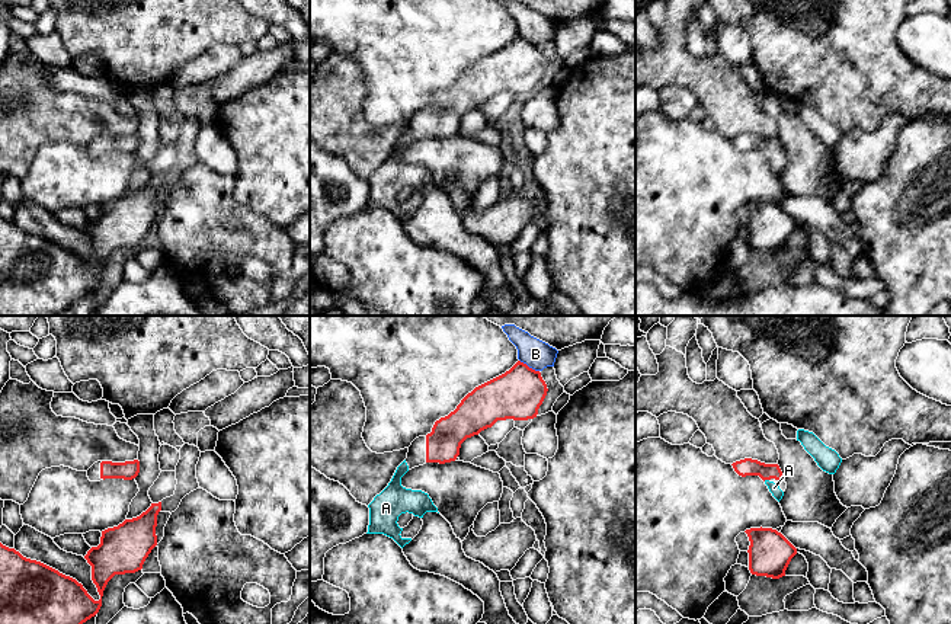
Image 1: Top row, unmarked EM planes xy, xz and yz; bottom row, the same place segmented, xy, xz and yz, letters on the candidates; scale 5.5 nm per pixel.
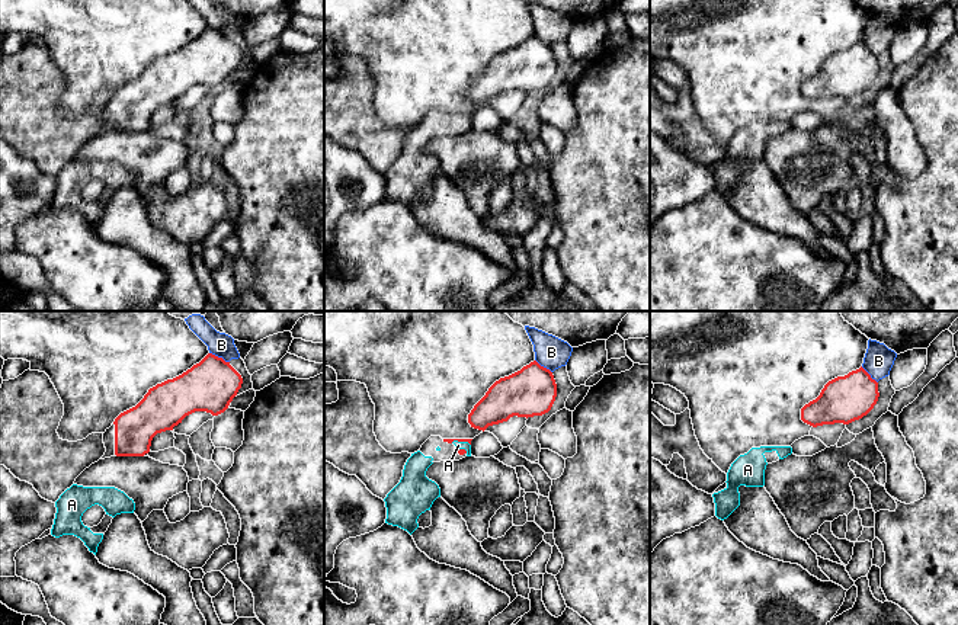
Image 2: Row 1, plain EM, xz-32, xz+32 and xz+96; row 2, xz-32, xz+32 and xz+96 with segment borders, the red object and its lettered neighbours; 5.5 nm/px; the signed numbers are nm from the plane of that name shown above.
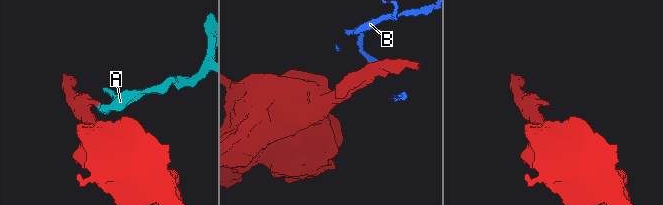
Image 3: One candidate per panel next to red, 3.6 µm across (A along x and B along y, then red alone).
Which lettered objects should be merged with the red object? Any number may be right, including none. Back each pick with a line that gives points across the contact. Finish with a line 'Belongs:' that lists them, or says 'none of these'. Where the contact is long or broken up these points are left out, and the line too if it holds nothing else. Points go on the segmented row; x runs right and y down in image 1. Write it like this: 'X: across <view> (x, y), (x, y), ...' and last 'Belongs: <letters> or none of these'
Belongs: A

